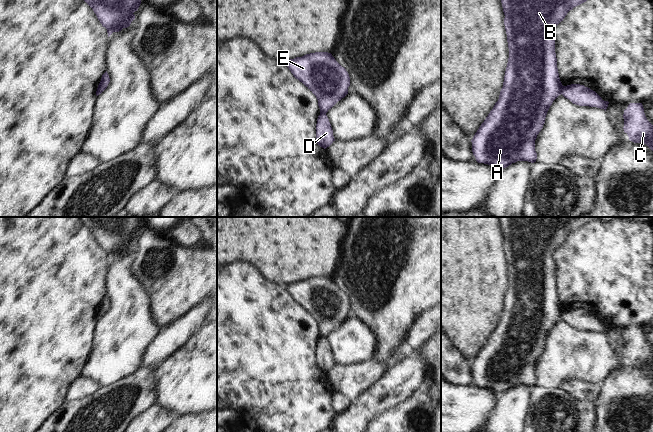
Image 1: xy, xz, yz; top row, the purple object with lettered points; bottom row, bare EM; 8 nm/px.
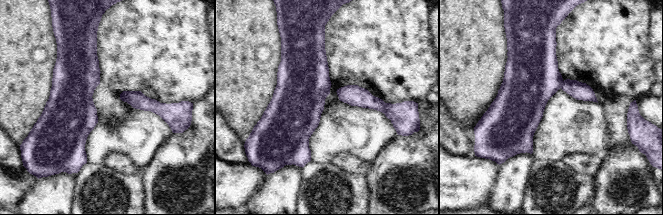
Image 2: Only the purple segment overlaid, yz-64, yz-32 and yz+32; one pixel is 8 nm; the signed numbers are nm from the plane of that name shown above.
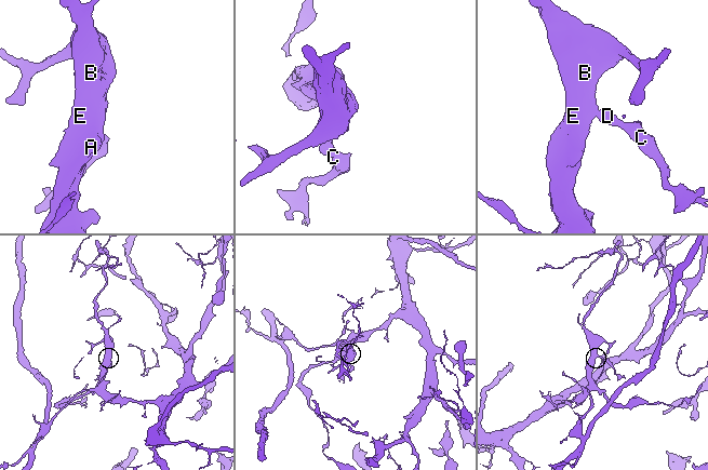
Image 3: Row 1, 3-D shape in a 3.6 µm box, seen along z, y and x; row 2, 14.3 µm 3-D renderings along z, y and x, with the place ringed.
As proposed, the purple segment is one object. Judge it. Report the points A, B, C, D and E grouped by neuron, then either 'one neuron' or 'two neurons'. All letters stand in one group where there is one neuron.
A B E / C D | two neurons

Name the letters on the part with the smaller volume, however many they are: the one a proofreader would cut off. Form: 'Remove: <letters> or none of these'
Remove: C, D

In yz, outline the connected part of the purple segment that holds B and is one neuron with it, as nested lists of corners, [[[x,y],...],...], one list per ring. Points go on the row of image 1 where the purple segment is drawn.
[[[501,0],[509,58],[499,99],[471,140],[478,163],[491,165],[499,172],[517,161],[536,162],[535,140],[550,106],[563,90],[557,68],[554,29],[570,10],[586,1]]]

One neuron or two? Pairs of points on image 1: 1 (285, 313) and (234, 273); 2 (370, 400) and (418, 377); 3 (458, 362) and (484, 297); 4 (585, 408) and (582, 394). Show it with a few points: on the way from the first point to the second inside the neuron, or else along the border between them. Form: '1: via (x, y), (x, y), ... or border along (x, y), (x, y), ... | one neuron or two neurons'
1: via (272, 305), (265, 304), (247, 286) | one neuron
2: via (382, 393), (390, 390), (406, 378) | one neuron
3: border along (451, 340), (452, 344), (470, 364) | two neurons
4: border along (564, 389), (578, 399), (589, 400), (594, 403) | two neurons

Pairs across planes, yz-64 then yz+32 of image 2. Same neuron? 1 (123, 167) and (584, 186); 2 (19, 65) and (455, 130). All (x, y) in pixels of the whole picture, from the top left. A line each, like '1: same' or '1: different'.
1: different
2: different

